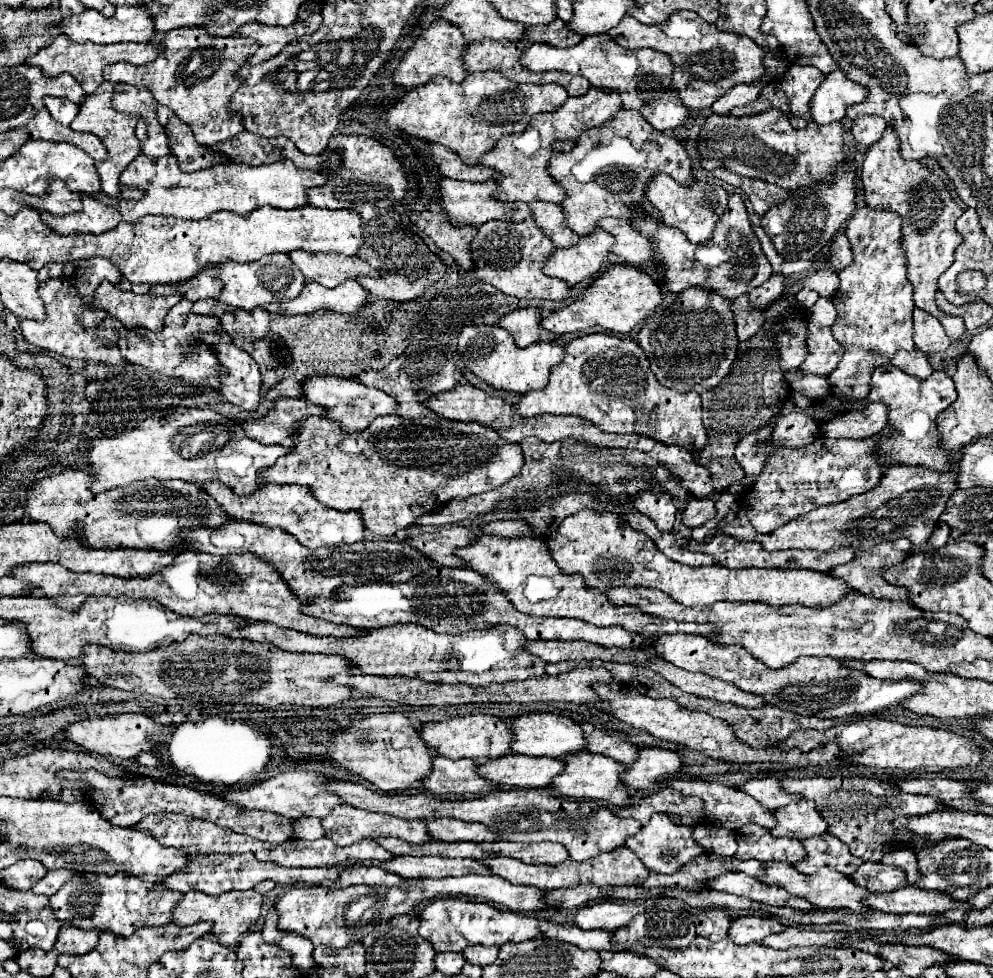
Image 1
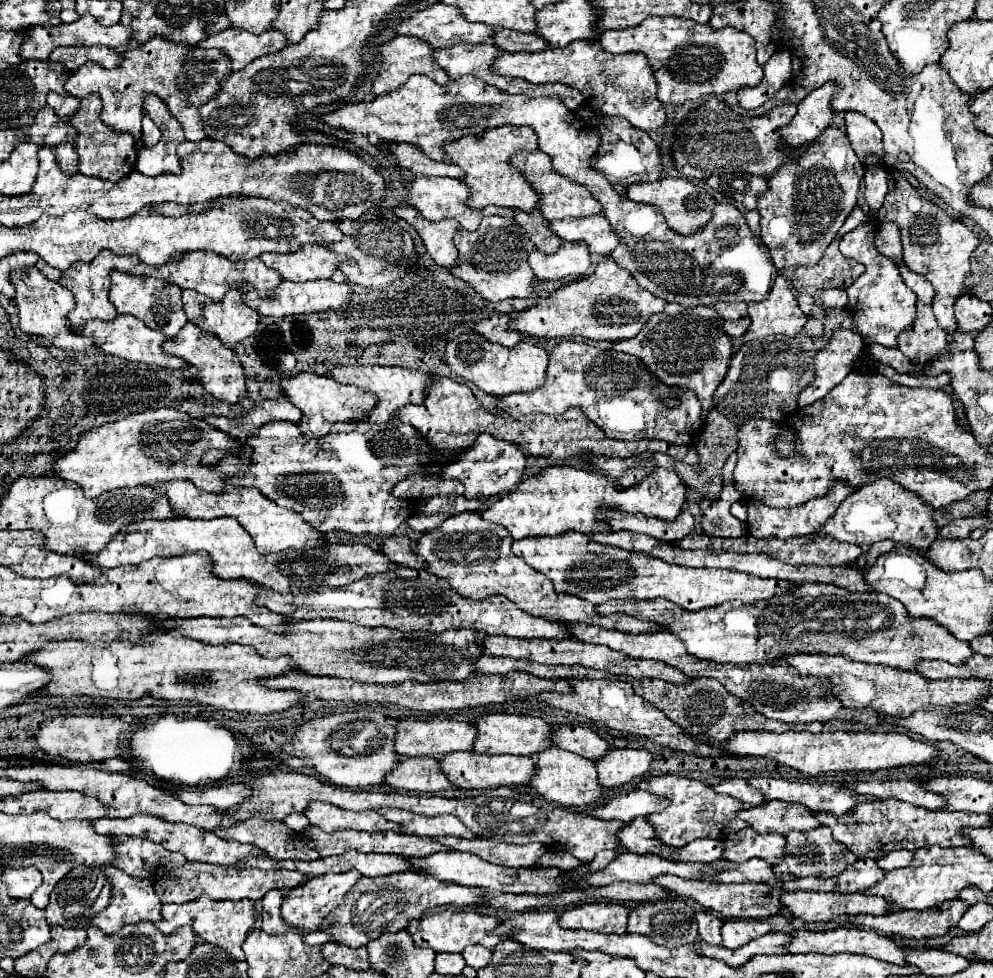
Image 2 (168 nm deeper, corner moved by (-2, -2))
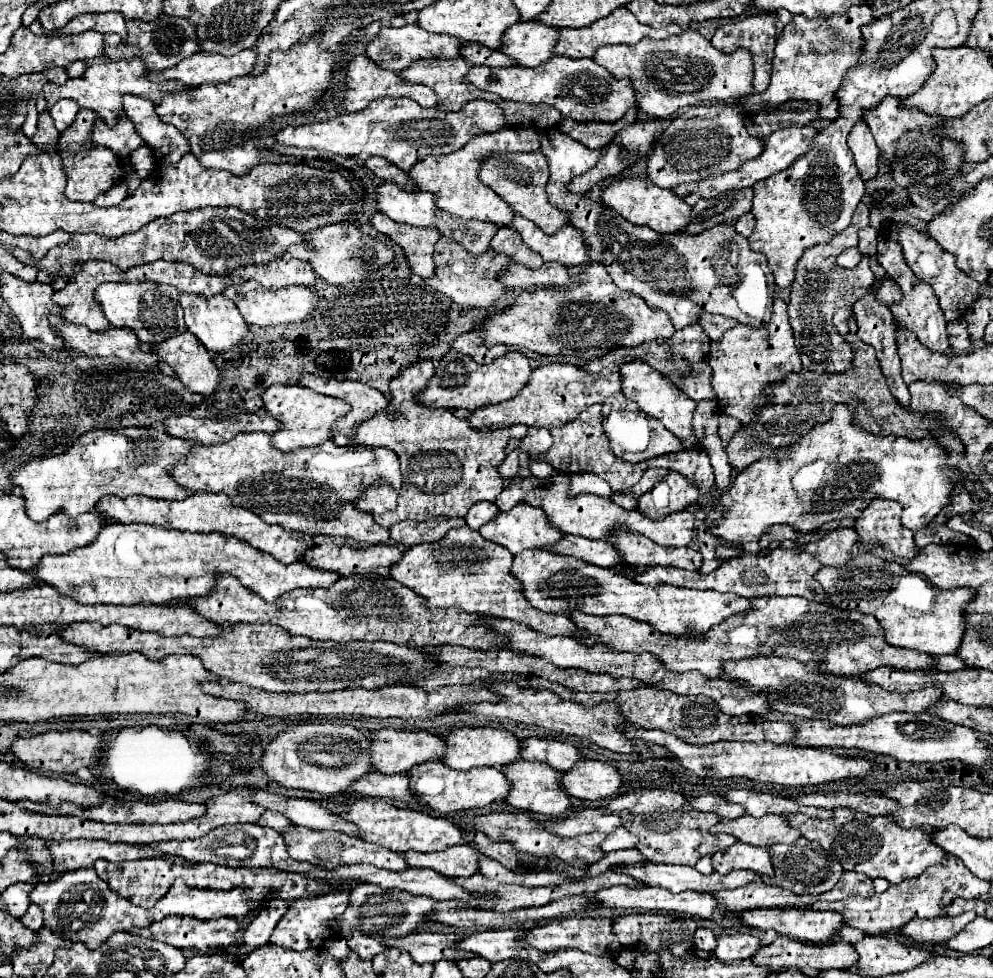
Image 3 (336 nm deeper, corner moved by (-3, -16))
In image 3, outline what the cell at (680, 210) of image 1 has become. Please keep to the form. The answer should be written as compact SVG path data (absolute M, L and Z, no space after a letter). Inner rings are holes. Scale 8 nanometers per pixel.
M637 178L615 180L613 184L609 184L601 190L601 202L605 206L617 210L627 222L649 226L661 234L679 232L681 228L685 228L691 222L691 206L687 206L683 200L679 200L679 196L673 190L659 188L647 180L637 180Z

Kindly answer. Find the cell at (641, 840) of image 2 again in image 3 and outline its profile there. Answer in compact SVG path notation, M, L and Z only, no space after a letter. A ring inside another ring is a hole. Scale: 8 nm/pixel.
M619 826L619 828L615 828L615 832L611 832L611 834L603 840L601 848L603 848L603 852L607 854L607 852L613 852L613 850L635 848L635 842L637 842L637 838L635 838L633 834L629 834L623 826Z

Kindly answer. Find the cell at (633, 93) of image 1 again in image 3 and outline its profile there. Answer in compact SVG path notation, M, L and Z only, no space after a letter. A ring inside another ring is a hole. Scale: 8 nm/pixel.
M553 56L553 60L543 62L535 68L487 68L473 66L465 80L479 90L493 92L509 102L527 102L527 104L547 104L557 108L563 116L577 122L617 122L623 114L635 106L635 96L631 82L613 78L603 66L595 64L591 58L567 58Z

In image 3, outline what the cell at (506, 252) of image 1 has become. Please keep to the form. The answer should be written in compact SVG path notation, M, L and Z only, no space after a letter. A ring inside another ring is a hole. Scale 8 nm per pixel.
M445 236L439 238L435 244L435 276L427 278L425 284L433 290L449 296L457 304L493 304L501 298L503 286L497 282L497 276L501 270L509 266L509 258L503 254L497 254L495 250L487 250L479 256L471 256L465 252L461 244L455 244L455 240L447 240Z

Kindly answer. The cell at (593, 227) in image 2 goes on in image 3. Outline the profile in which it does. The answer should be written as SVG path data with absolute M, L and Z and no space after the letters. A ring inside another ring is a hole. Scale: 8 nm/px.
M519 214L507 226L515 228L515 232L519 232L521 240L527 244L527 248L531 248L533 252L539 252L545 262L577 266L577 264L585 264L589 260L587 248L583 242L583 234L575 228L563 226L563 228L559 228L559 232L547 236L547 234L539 232L539 228L535 224L531 224L531 220L527 220Z

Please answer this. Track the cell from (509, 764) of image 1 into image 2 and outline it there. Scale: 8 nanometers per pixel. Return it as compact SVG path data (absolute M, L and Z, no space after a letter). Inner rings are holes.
M454 752L442 758L442 770L444 774L454 782L458 788L500 788L500 786L526 786L530 784L530 778L534 778L536 766L532 758L526 756L490 756L490 754L466 754L466 752Z

